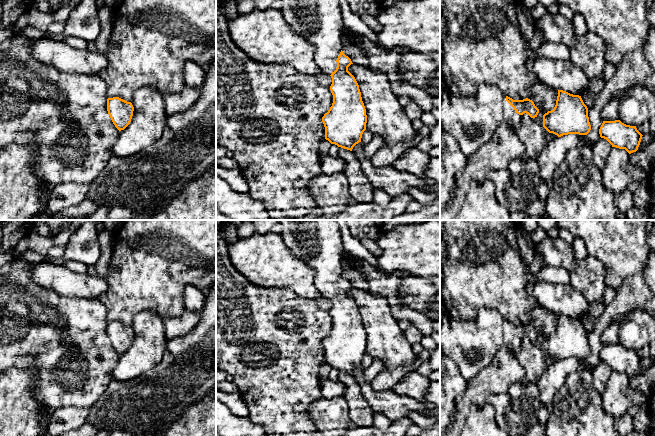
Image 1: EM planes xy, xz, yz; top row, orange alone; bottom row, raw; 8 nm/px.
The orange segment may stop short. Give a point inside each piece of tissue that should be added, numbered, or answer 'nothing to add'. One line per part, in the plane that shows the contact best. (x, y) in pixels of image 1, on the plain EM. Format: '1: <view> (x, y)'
1: xz (318, 243)

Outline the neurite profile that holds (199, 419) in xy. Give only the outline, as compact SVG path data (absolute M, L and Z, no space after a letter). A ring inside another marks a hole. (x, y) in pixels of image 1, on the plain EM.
M208 395L157 436L216 436L216 398Z

